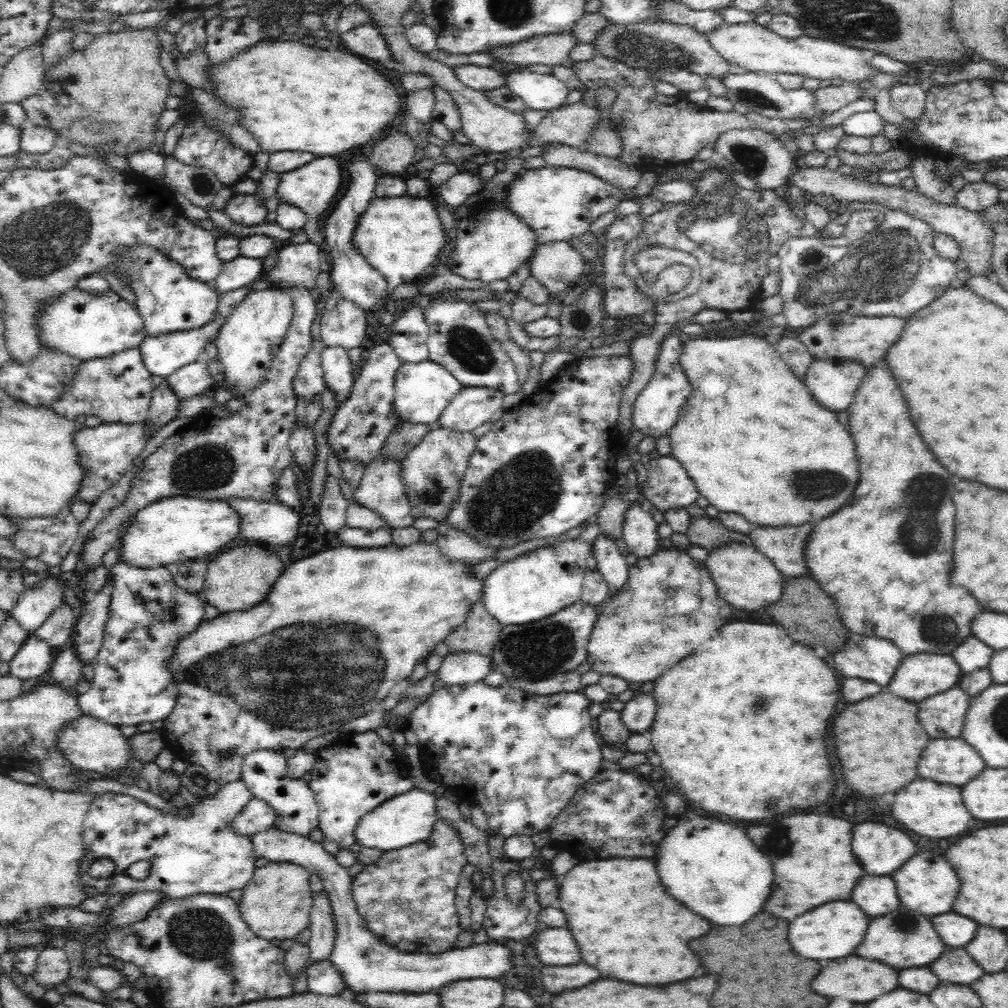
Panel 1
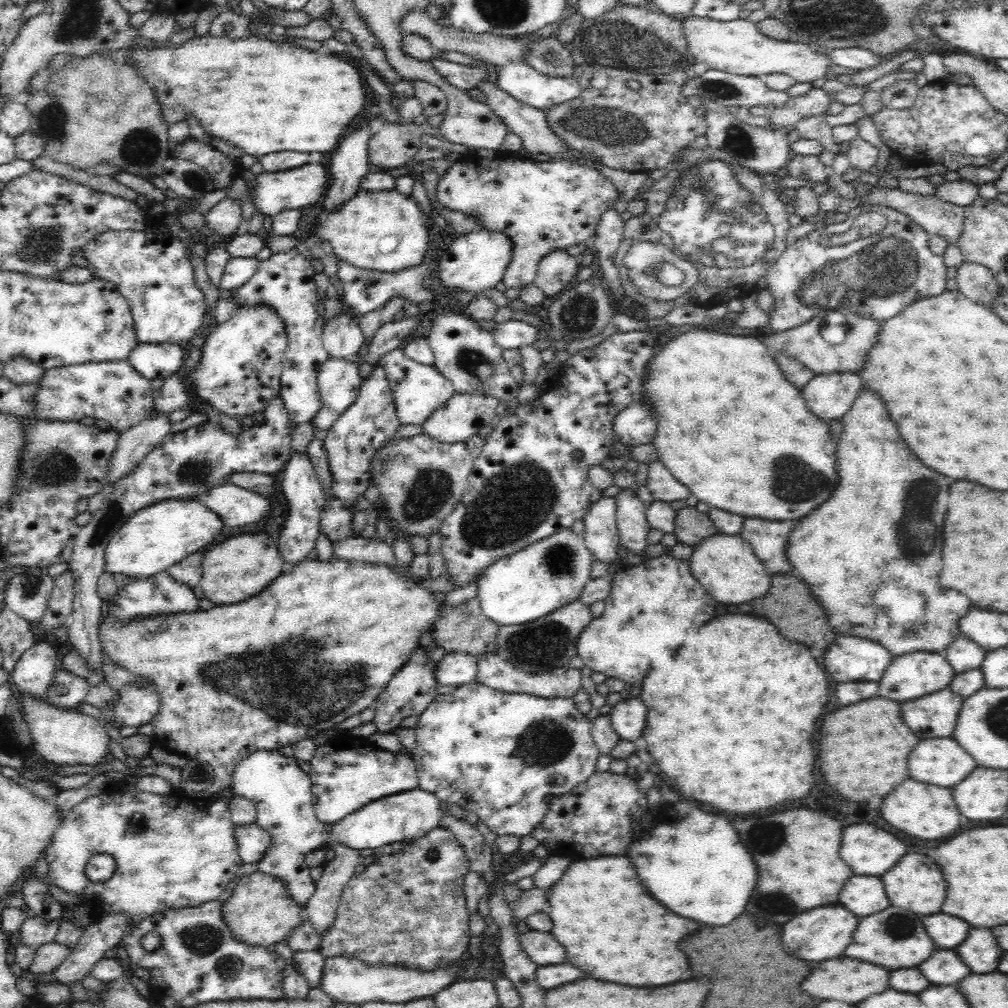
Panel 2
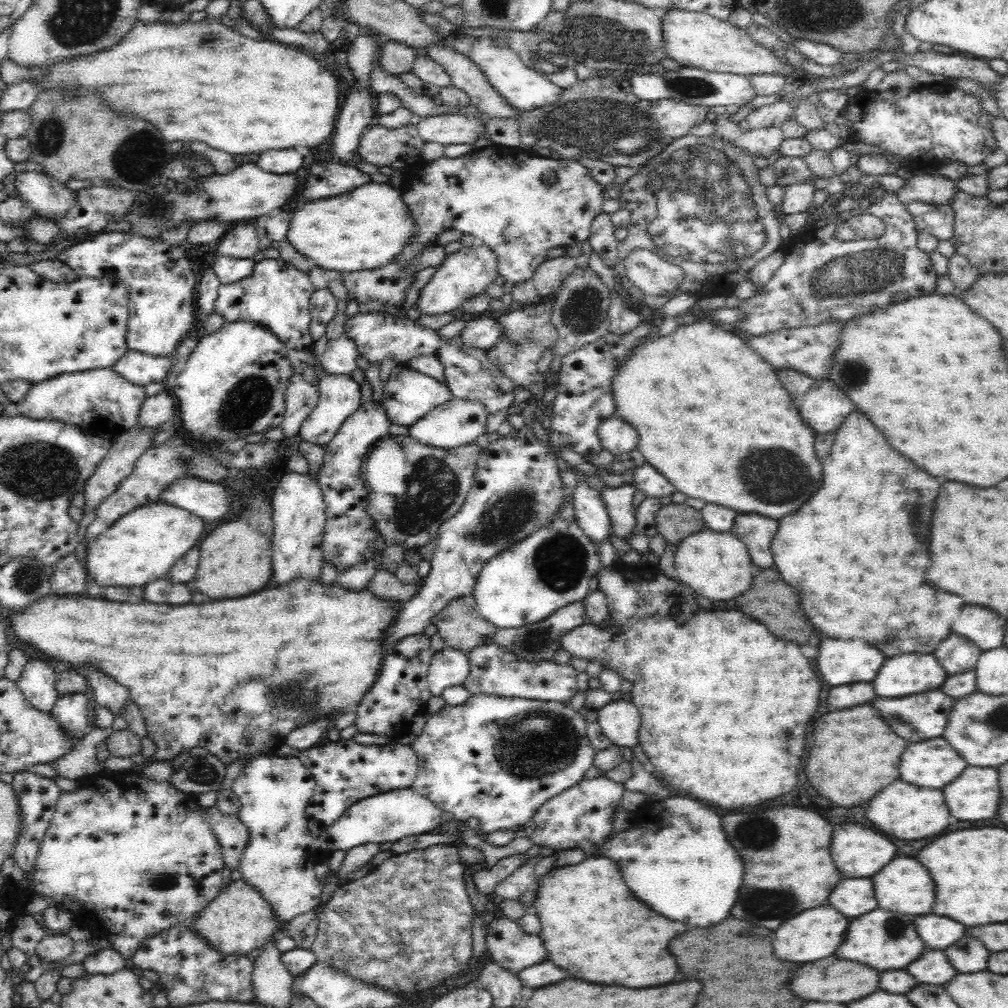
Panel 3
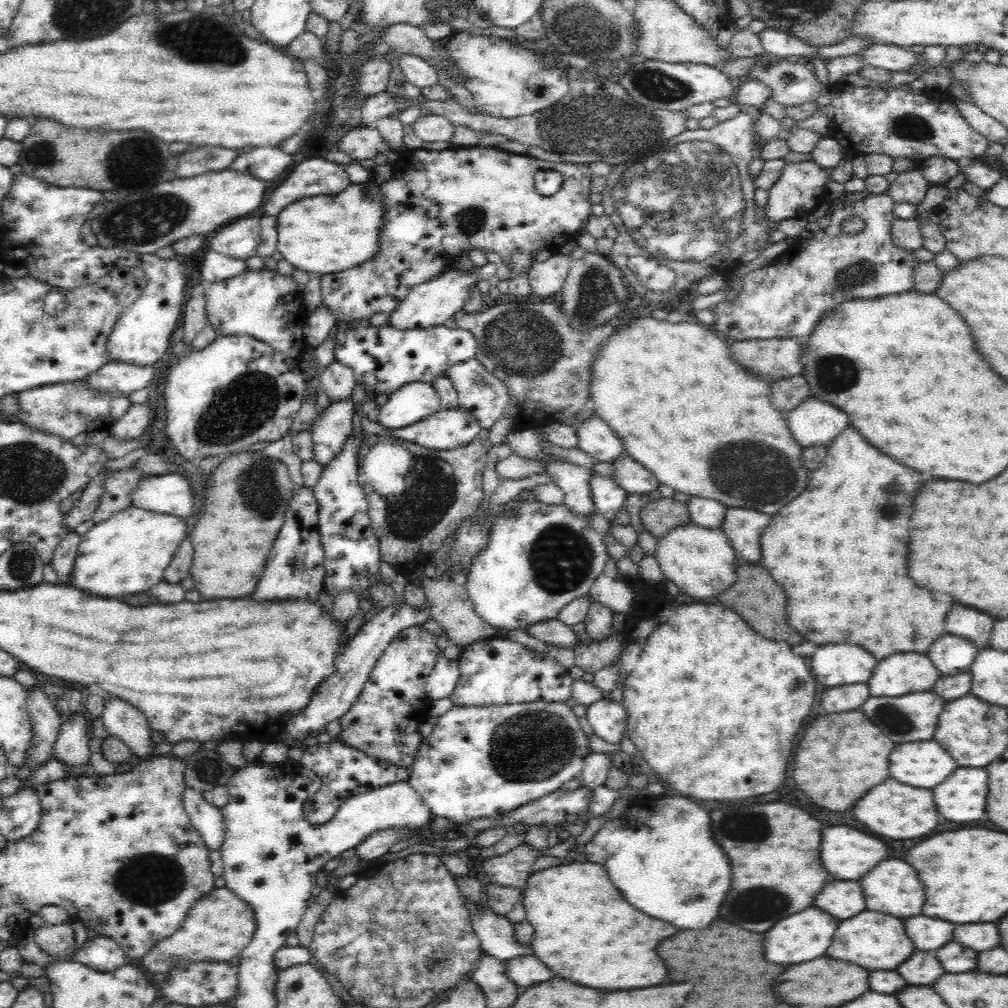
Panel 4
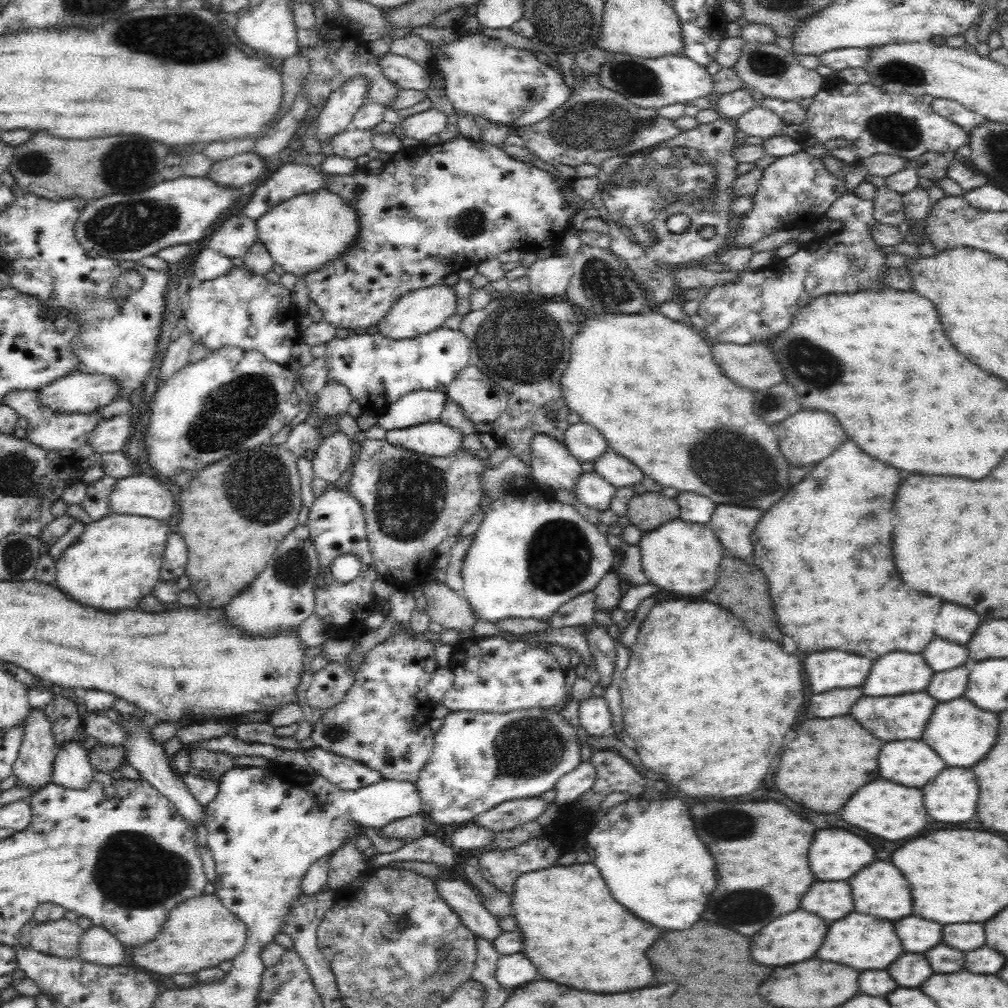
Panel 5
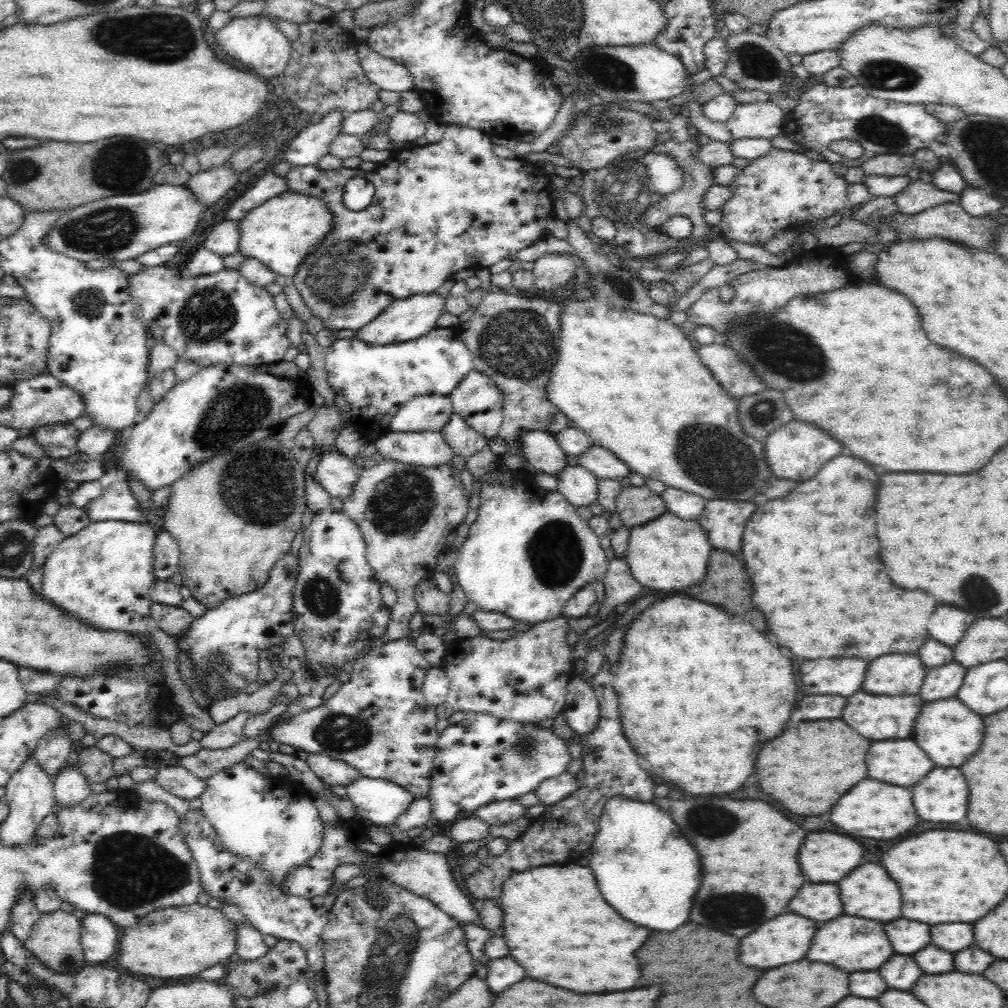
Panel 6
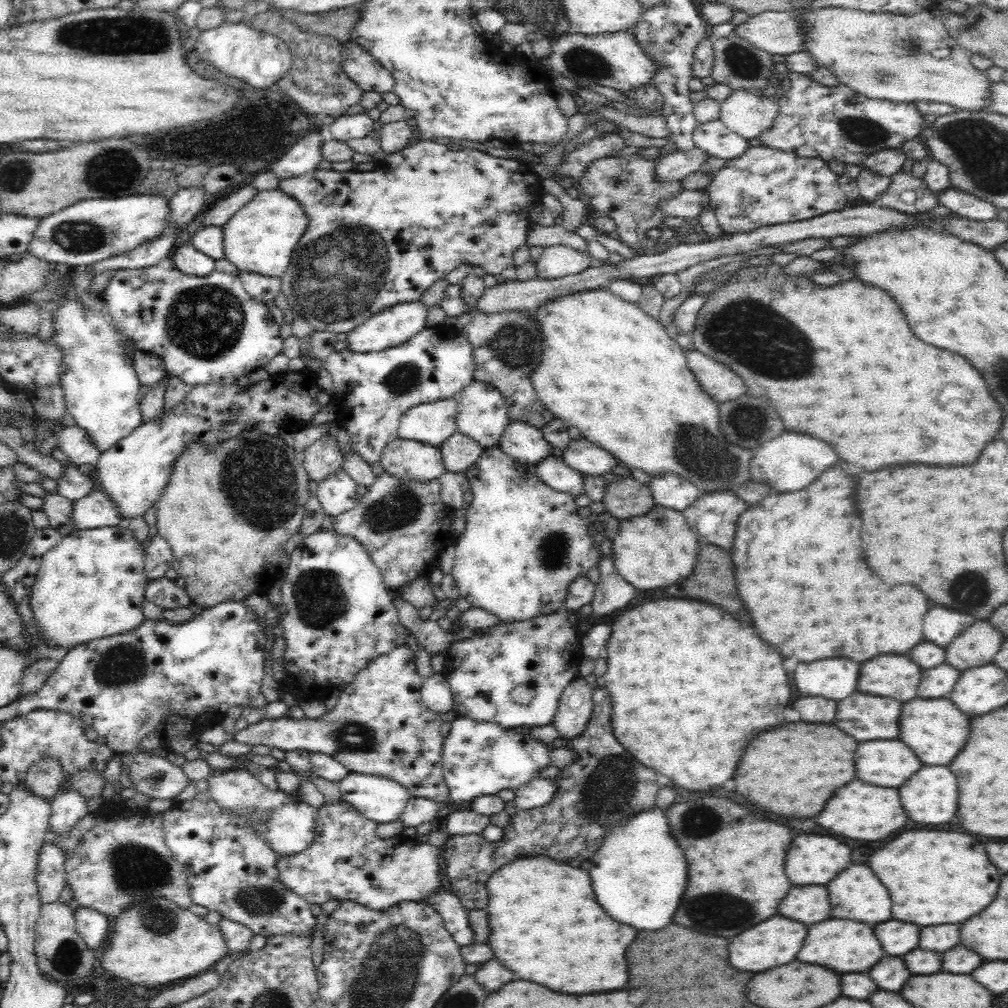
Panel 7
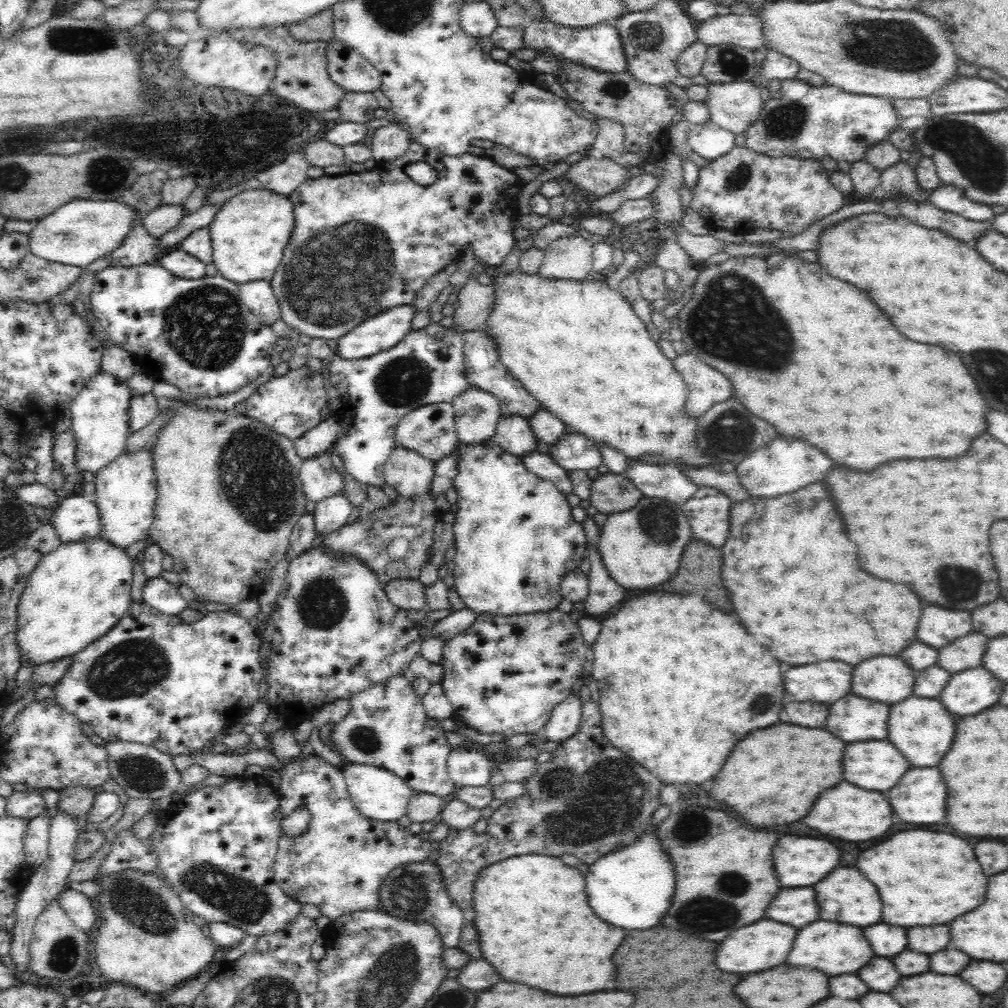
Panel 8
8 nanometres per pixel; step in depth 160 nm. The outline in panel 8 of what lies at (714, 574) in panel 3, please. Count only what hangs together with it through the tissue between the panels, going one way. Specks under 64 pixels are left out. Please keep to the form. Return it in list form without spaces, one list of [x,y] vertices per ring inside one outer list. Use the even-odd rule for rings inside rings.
[[[642,497],[632,508],[607,516],[599,528],[596,550],[612,580],[625,589],[648,588],[672,578],[678,570],[691,528],[680,505],[658,497]]]

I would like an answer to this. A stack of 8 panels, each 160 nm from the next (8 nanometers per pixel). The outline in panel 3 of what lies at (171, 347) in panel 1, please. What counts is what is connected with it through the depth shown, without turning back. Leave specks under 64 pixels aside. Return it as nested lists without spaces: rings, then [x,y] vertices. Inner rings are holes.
[[[127,350],[126,354],[111,366],[111,369],[128,383],[145,387],[151,382],[162,383],[173,362],[173,357],[153,357]]]

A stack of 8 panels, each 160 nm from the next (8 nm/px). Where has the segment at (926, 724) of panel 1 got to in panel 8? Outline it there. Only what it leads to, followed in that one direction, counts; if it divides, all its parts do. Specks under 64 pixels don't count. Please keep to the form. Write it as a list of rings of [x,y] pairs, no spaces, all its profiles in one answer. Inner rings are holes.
[[[848,694],[828,708],[826,730],[842,742],[884,740],[889,704]]]

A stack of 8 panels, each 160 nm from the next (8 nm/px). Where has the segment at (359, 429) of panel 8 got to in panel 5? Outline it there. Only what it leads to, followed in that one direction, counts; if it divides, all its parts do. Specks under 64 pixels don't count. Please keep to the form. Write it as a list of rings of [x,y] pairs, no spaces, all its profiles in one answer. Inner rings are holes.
[[[445,326],[434,330],[428,334],[418,336],[416,338],[408,338],[404,340],[392,340],[386,338],[386,336],[381,336],[380,334],[351,334],[347,338],[333,338],[328,344],[326,344],[326,352],[323,356],[324,367],[326,367],[328,382],[341,384],[342,387],[346,388],[351,398],[354,402],[357,402],[364,412],[370,410],[374,412],[379,412],[382,414],[385,408],[396,403],[402,396],[409,394],[410,392],[416,391],[436,391],[447,393],[448,385],[455,379],[455,376],[463,371],[469,365],[471,359],[471,350],[469,349],[468,339],[464,337],[461,330],[450,330]]]

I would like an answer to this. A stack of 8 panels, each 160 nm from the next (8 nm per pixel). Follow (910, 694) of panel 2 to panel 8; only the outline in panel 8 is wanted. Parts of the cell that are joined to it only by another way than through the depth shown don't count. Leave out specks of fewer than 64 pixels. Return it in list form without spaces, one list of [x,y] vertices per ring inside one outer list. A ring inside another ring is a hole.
[[[876,656],[854,668],[852,694],[884,704],[894,704],[912,694],[915,673],[900,658]]]

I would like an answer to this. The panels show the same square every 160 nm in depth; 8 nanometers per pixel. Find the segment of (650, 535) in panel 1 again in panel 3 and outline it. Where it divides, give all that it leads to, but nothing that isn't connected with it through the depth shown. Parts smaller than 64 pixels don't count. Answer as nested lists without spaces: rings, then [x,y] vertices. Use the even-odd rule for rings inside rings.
[[[625,482],[619,487],[604,487],[599,491],[608,511],[611,536],[619,537],[621,540],[630,537],[635,532],[635,510],[632,507],[634,492],[634,485]]]

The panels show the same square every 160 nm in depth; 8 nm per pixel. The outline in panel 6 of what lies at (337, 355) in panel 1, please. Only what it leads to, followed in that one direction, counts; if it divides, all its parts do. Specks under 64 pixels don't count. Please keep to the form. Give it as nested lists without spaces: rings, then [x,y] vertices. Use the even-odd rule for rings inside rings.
[[[334,451],[320,457],[315,479],[330,498],[347,499],[358,480],[358,467],[354,461]]]

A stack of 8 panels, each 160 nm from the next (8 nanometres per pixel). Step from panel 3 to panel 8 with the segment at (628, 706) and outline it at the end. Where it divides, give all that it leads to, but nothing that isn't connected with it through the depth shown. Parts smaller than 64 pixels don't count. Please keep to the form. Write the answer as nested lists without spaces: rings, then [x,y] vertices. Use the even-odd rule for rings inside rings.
[[[573,692],[552,709],[548,722],[543,726],[544,736],[548,742],[561,744],[576,734],[580,724],[582,704],[580,697]]]

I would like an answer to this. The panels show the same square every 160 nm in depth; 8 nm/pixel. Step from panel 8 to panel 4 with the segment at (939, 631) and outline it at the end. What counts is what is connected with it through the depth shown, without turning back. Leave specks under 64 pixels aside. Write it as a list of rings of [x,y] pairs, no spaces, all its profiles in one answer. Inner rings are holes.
[[[954,604],[944,618],[944,634],[964,637],[979,649],[985,648],[992,634],[993,618],[972,608]]]

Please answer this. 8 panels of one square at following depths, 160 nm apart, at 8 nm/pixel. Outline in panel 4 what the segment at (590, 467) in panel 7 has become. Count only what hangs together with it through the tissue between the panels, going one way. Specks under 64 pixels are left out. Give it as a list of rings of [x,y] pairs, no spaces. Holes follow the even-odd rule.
[[[626,451],[611,463],[612,480],[626,492],[647,494],[658,488],[659,482],[639,462],[628,456]]]

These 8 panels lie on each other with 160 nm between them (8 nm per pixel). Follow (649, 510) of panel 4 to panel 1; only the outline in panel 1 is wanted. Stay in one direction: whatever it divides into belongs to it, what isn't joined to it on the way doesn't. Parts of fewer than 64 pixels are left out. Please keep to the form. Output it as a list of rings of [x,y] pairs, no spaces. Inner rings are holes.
[[[692,516],[688,531],[684,533],[690,544],[696,544],[707,551],[713,550],[732,541],[744,541],[750,543],[748,536],[731,532],[724,527],[716,517]]]

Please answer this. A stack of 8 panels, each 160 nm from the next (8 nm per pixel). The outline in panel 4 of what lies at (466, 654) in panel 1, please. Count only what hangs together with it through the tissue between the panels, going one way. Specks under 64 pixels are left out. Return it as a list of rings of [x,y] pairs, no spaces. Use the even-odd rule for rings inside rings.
[[[441,654],[436,659],[436,664],[427,678],[425,686],[426,696],[430,700],[449,698],[459,680],[458,661],[448,660]]]

